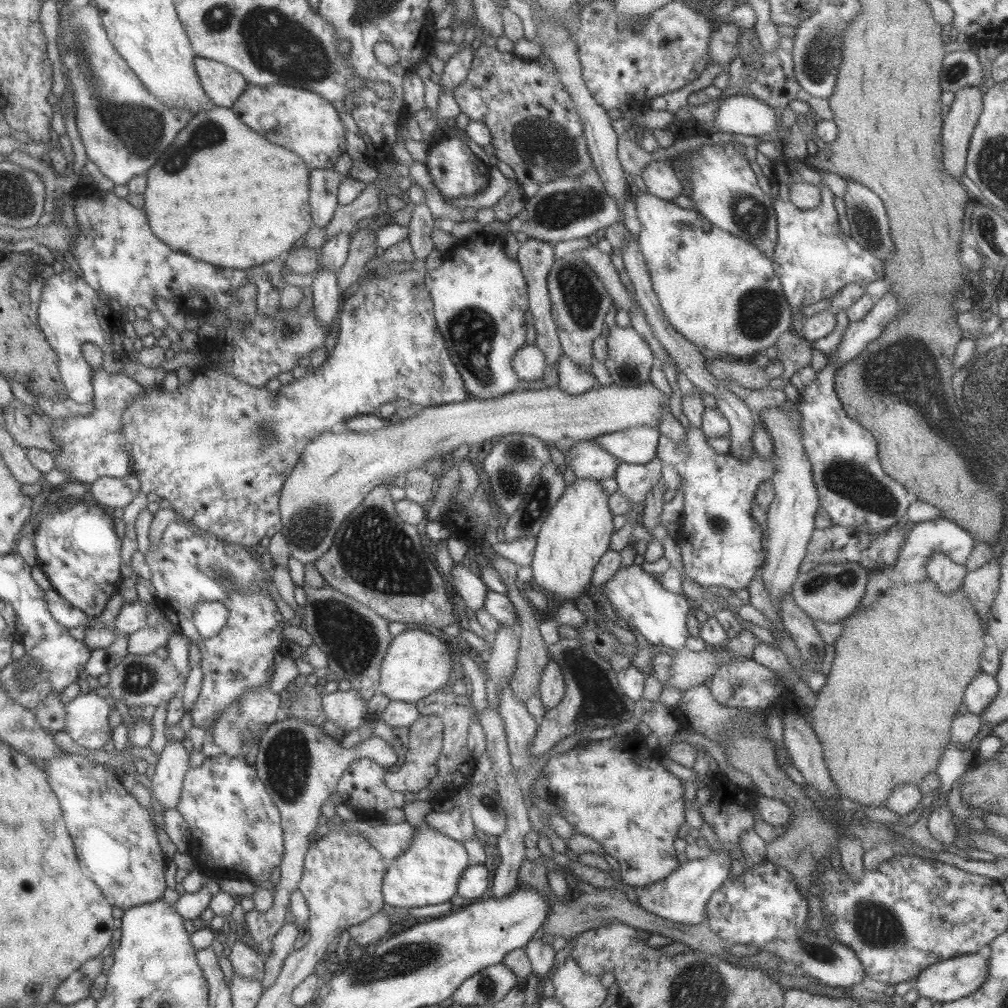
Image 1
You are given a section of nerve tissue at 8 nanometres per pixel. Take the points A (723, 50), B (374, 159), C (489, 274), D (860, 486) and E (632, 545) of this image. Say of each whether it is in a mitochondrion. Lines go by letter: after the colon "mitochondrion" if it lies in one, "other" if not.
A: other
B: other
C: other
D: mitochondrion
E: other

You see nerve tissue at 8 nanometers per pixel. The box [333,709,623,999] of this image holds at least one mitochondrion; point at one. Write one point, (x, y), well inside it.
(403, 958)

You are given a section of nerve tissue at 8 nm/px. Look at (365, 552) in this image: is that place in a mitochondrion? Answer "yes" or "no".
yes

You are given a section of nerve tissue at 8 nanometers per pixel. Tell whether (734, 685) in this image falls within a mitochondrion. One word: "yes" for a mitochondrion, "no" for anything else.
yes

